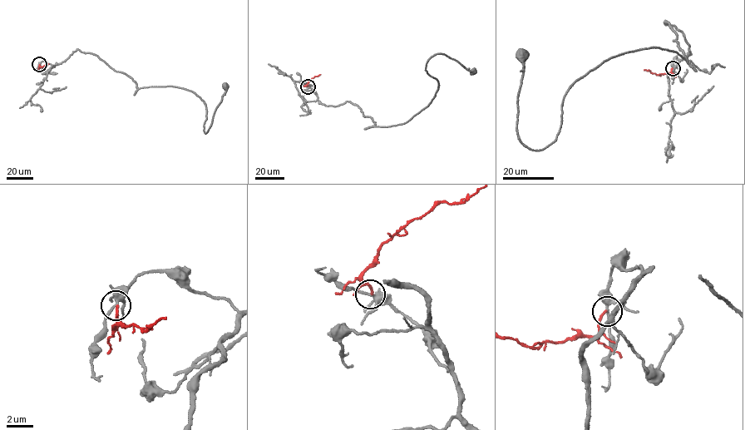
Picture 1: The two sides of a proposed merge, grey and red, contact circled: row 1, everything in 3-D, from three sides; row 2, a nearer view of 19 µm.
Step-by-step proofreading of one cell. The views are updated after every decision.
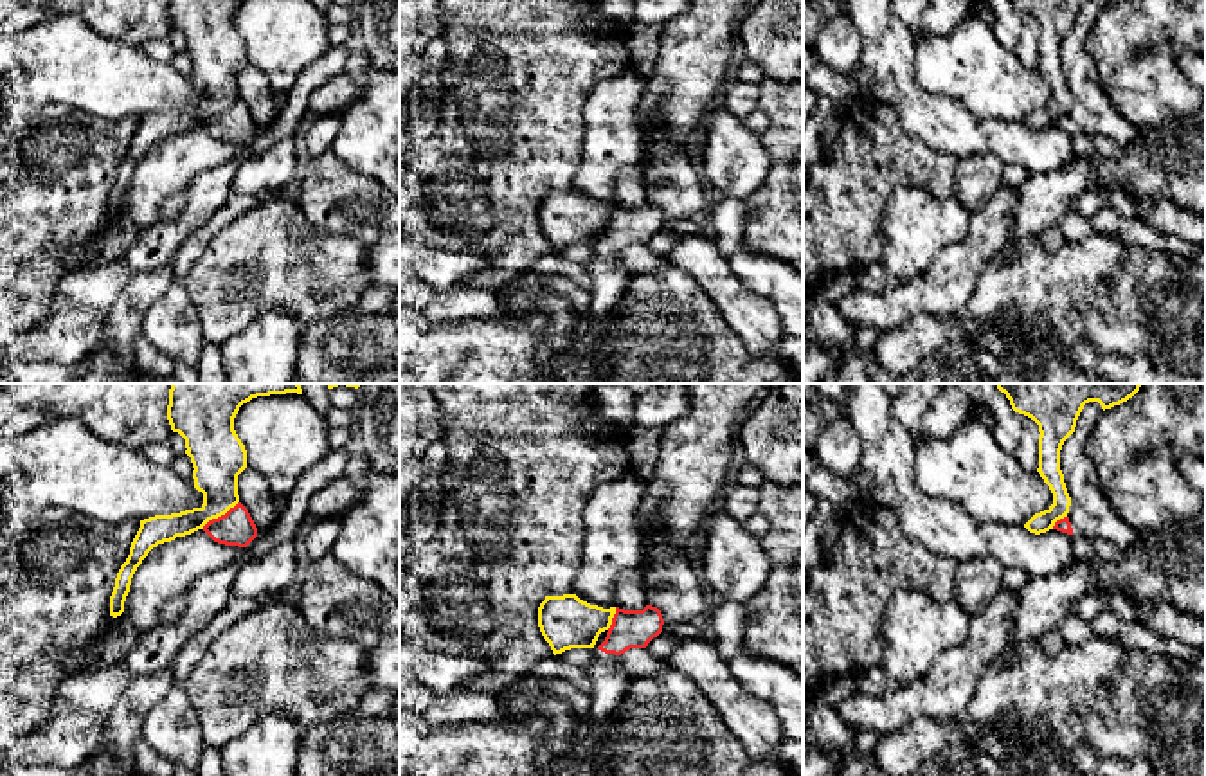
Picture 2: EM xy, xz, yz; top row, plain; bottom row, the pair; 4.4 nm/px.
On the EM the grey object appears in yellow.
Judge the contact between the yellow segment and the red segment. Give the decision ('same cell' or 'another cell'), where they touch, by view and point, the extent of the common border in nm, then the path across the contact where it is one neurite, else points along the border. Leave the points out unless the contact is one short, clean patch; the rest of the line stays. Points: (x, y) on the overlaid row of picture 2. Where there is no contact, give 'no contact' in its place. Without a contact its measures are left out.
another cell | xy (220, 515) | 200 nm | along xy (238, 501), (202, 528)

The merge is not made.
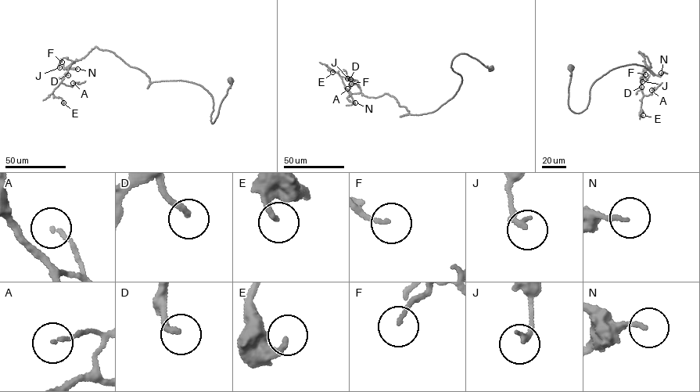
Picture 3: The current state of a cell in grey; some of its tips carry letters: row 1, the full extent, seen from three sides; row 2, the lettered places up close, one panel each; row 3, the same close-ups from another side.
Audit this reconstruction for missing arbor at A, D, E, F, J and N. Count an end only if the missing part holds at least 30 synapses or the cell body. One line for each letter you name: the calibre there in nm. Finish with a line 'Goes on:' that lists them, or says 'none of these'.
D: 220 nm
Goes on: D

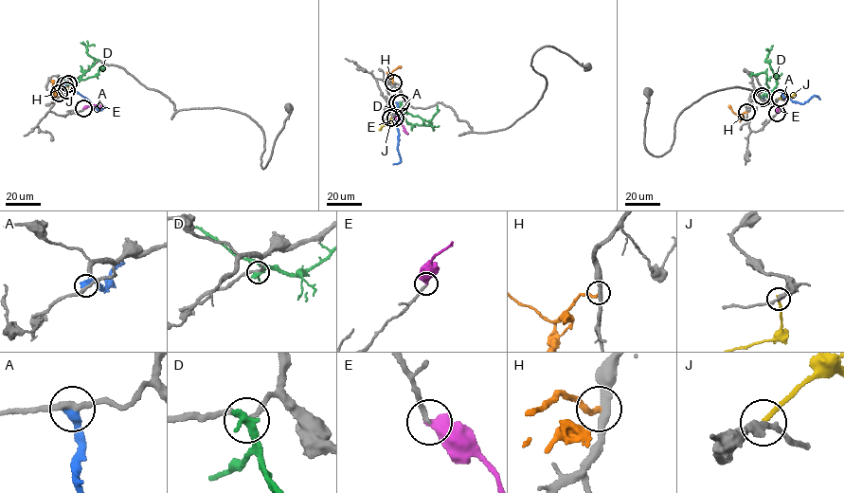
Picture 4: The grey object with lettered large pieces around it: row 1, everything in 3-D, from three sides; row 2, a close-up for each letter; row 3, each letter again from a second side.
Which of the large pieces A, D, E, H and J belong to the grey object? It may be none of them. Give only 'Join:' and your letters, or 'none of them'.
Join: E

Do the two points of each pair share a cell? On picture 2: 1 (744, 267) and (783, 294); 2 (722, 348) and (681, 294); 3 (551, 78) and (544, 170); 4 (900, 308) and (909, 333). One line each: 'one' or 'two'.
1: one
2: one
3: one
4: two

